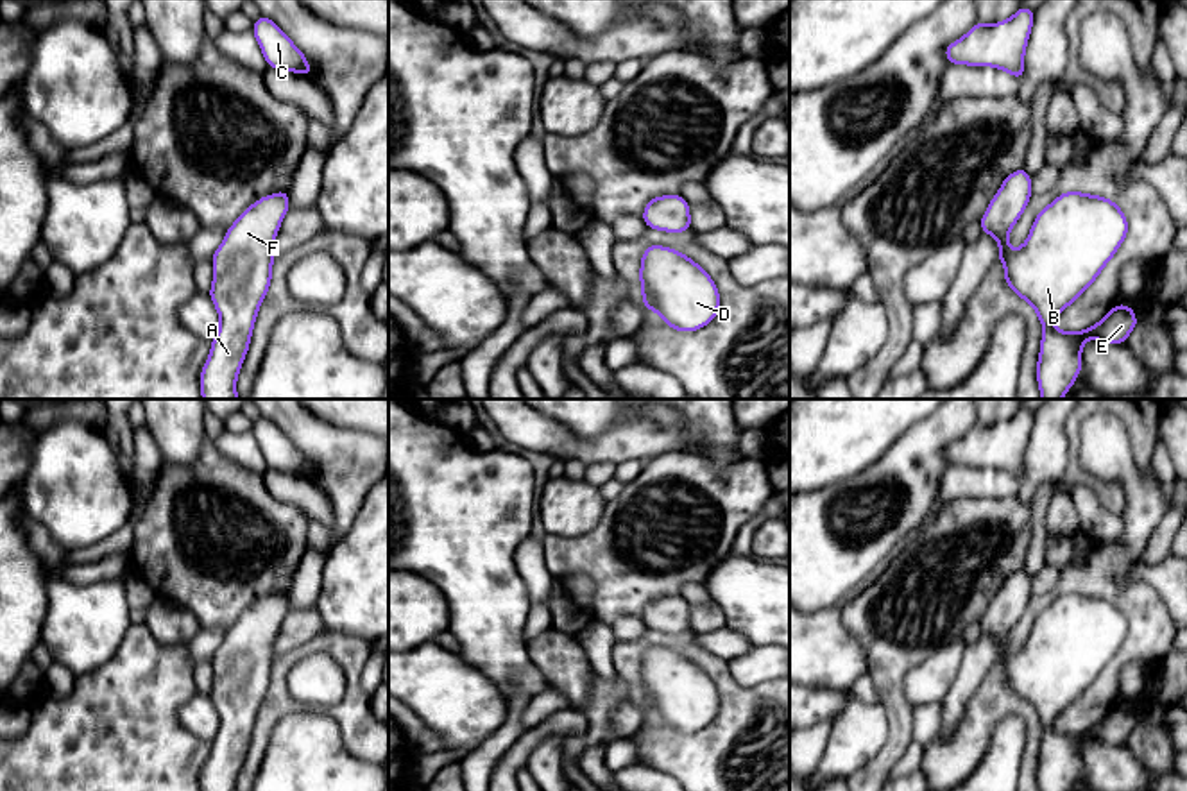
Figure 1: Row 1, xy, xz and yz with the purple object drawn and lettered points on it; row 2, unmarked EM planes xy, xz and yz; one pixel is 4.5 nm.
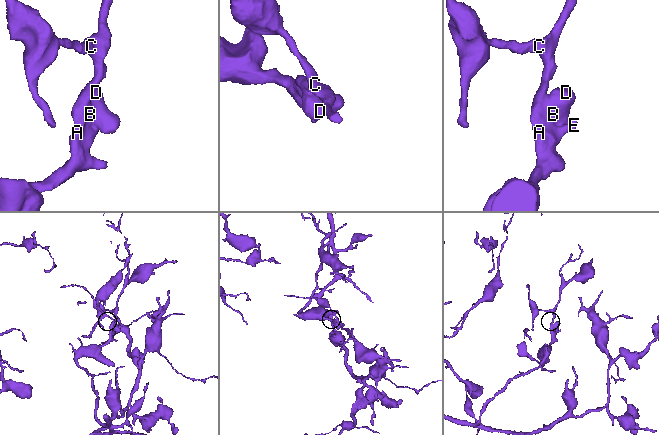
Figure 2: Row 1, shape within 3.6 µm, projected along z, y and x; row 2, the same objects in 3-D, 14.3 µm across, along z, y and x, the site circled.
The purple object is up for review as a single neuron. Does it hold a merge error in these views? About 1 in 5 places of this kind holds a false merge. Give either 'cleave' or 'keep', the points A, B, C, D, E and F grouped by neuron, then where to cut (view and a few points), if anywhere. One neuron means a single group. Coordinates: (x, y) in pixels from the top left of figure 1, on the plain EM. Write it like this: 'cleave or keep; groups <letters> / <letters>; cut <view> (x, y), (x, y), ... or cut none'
keep; groups A B C D E F; cut none

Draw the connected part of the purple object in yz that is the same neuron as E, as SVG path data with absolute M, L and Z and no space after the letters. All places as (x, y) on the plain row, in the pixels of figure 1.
M1026 569L1012 573L981 617L981 634L997 641L1004 684L1035 709L1042 723L1038 789L1069 791L1080 777L1087 739L1126 744L1139 725L1131 707L1117 705L1085 732L1055 728L1055 719L1094 684L1117 653L1128 621L1106 598L1067 592L1037 616L1024 646L1010 650L1010 632L1029 598L1031 578Z

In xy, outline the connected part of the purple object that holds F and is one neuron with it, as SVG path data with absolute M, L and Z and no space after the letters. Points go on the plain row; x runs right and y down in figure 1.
M288 591L252 603L211 657L213 685L208 696L220 728L201 771L201 791L236 791L254 721L272 680L274 641L288 610Z

